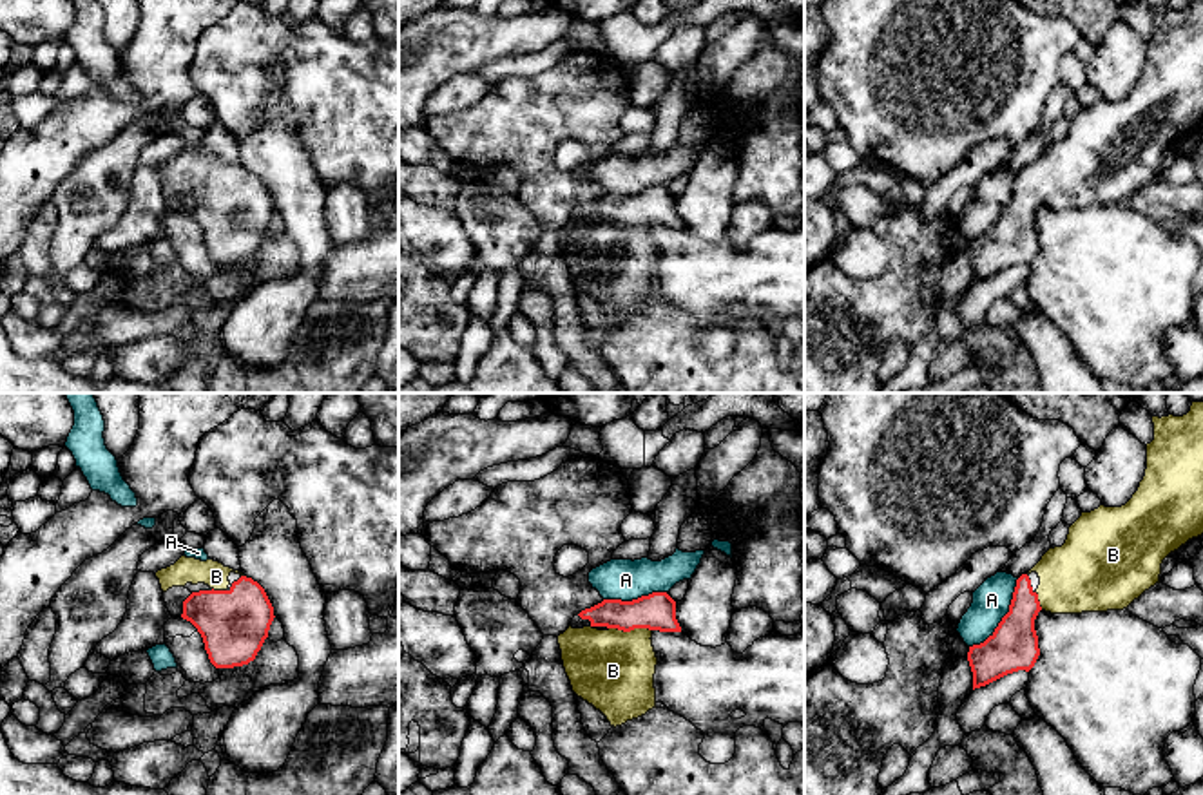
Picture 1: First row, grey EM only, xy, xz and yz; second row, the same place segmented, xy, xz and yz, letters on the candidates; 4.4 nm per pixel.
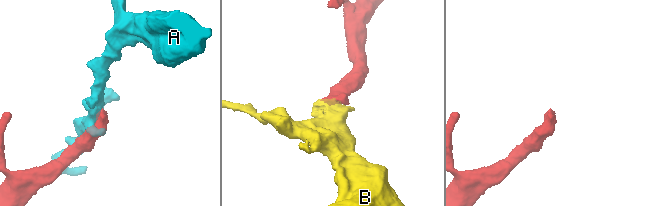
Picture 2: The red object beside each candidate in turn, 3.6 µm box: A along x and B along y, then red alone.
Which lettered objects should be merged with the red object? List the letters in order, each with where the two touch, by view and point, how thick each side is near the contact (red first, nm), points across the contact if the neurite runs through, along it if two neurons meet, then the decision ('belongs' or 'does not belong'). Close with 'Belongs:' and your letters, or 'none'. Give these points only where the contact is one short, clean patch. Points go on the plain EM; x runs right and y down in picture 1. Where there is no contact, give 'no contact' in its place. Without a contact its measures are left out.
A: contact yz (1004, 210); calibres 220 and 170 nm; does not belong
B: contact xz (631, 223); calibres 160 and 360 nm; way xz (656, 205), (647, 207), (631, 223), (625, 247), (613, 265); belongs
Belongs: B

